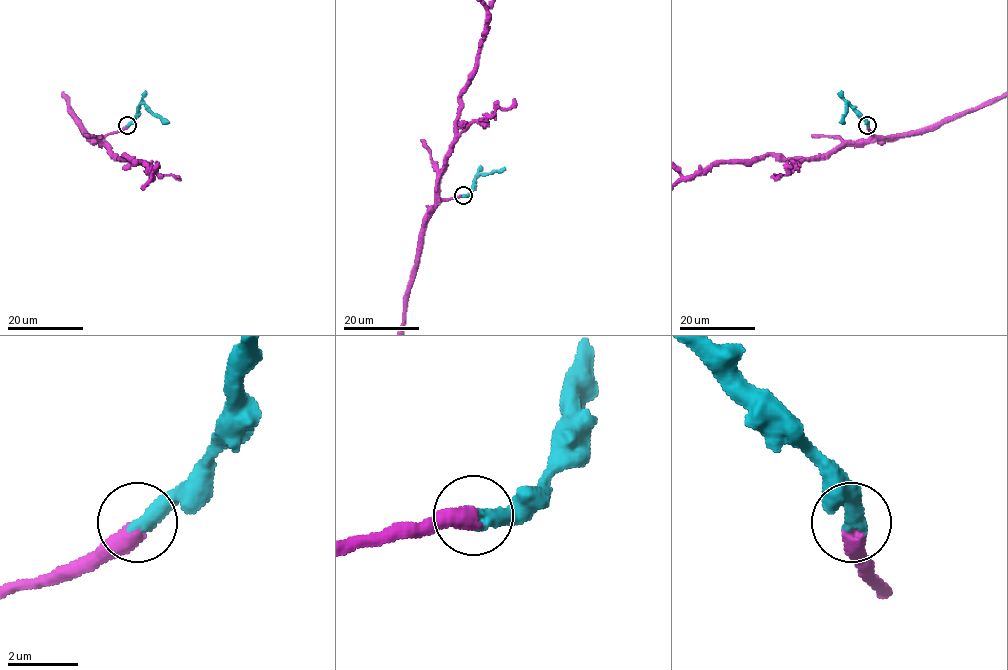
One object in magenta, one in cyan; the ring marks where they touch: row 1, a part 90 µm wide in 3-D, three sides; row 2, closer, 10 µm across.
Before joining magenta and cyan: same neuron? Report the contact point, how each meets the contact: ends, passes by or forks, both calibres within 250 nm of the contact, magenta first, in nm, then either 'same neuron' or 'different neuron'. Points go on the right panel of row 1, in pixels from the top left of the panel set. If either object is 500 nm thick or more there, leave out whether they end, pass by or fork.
at (867, 125); 500 nm thick on the magenta side, 440 nm on the other; same neuron

